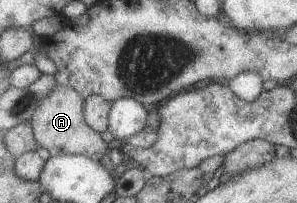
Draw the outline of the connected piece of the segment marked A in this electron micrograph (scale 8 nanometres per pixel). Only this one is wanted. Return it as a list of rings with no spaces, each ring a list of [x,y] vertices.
[[[54,85],[52,93],[38,101],[29,121],[37,145],[46,149],[50,156],[78,154],[100,161],[106,151],[107,143],[84,121],[83,97],[71,87]]]

